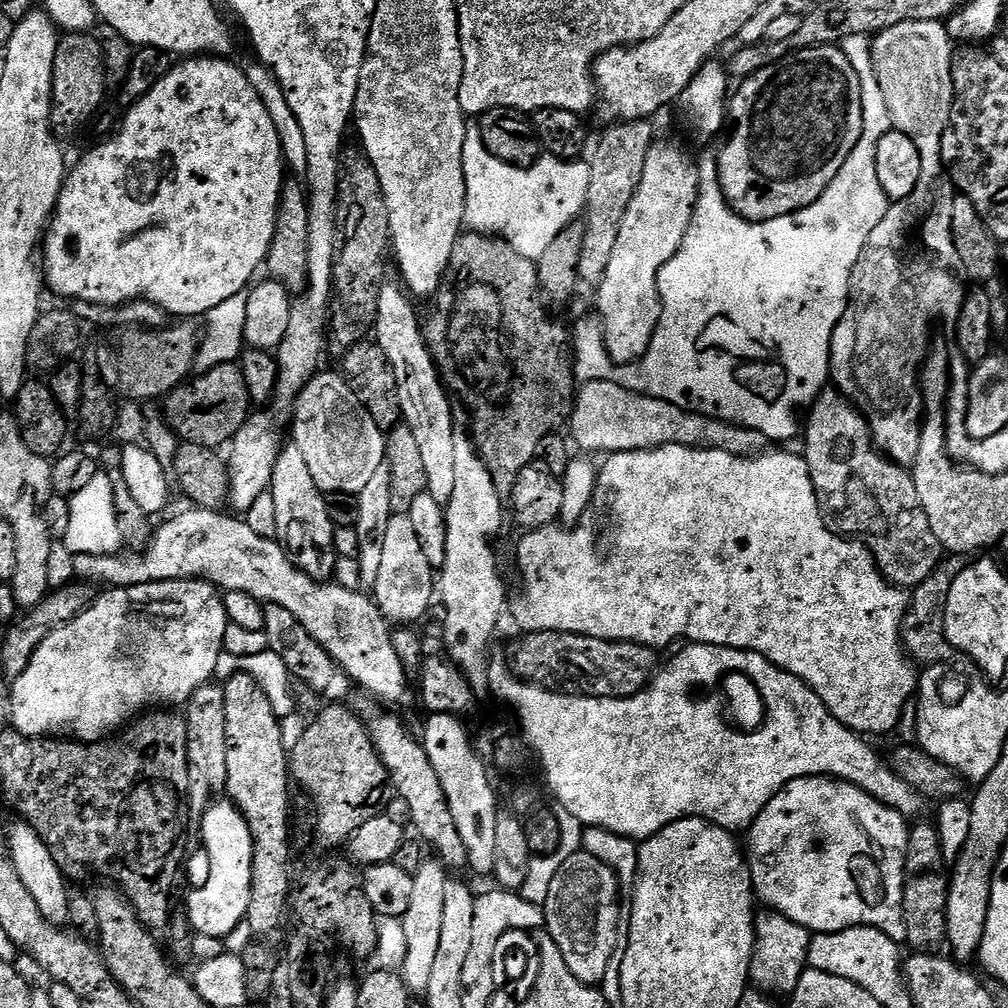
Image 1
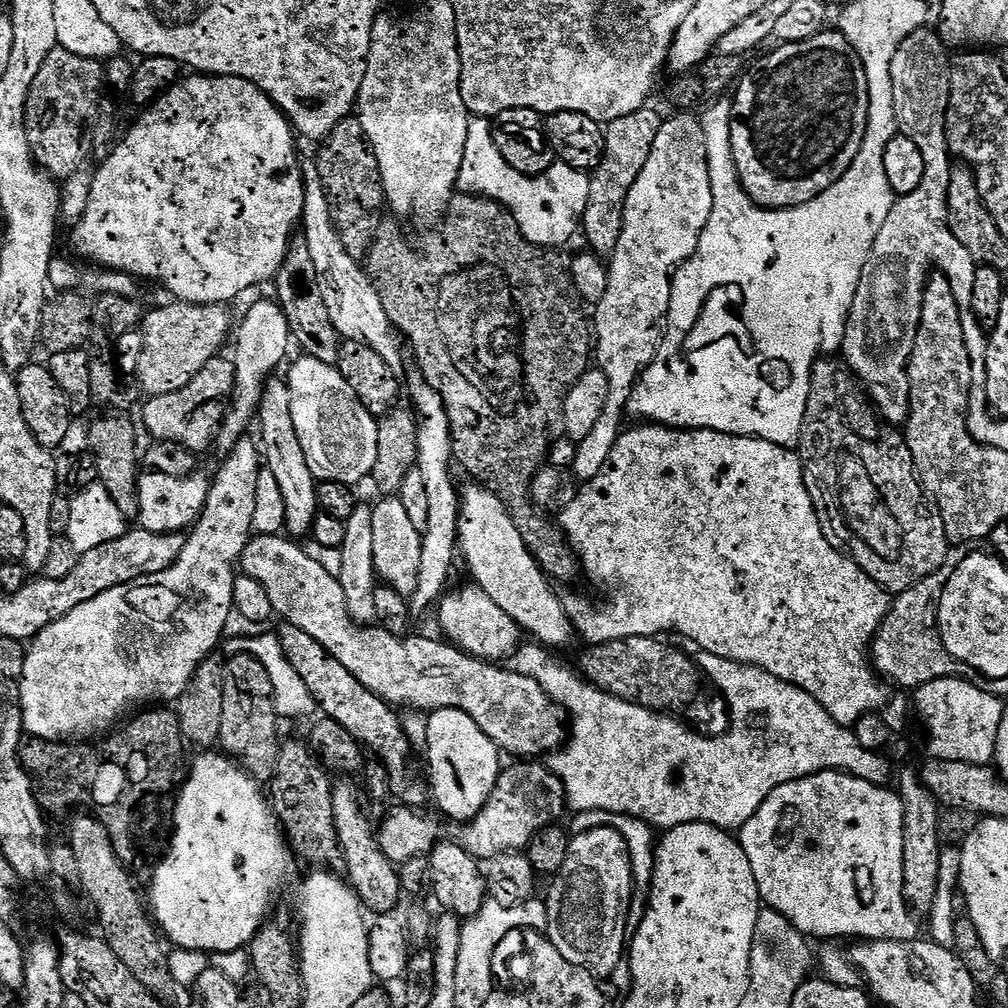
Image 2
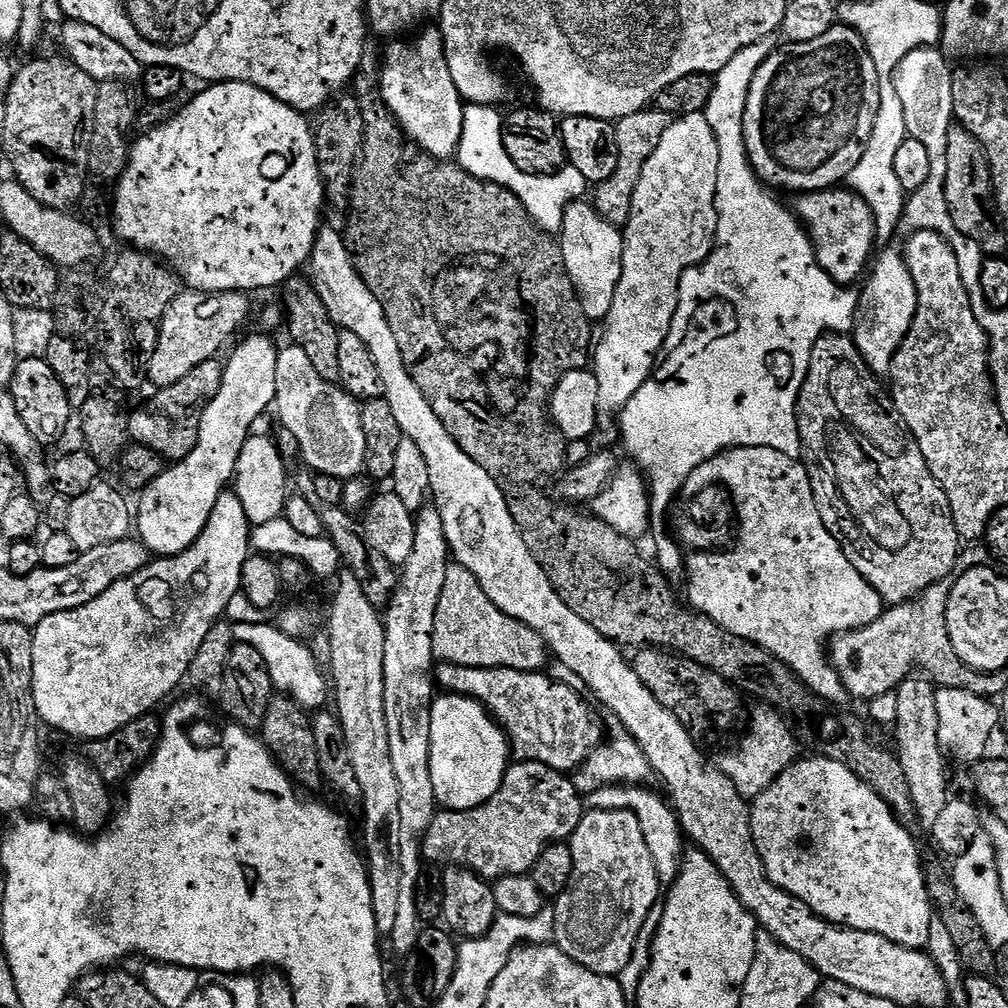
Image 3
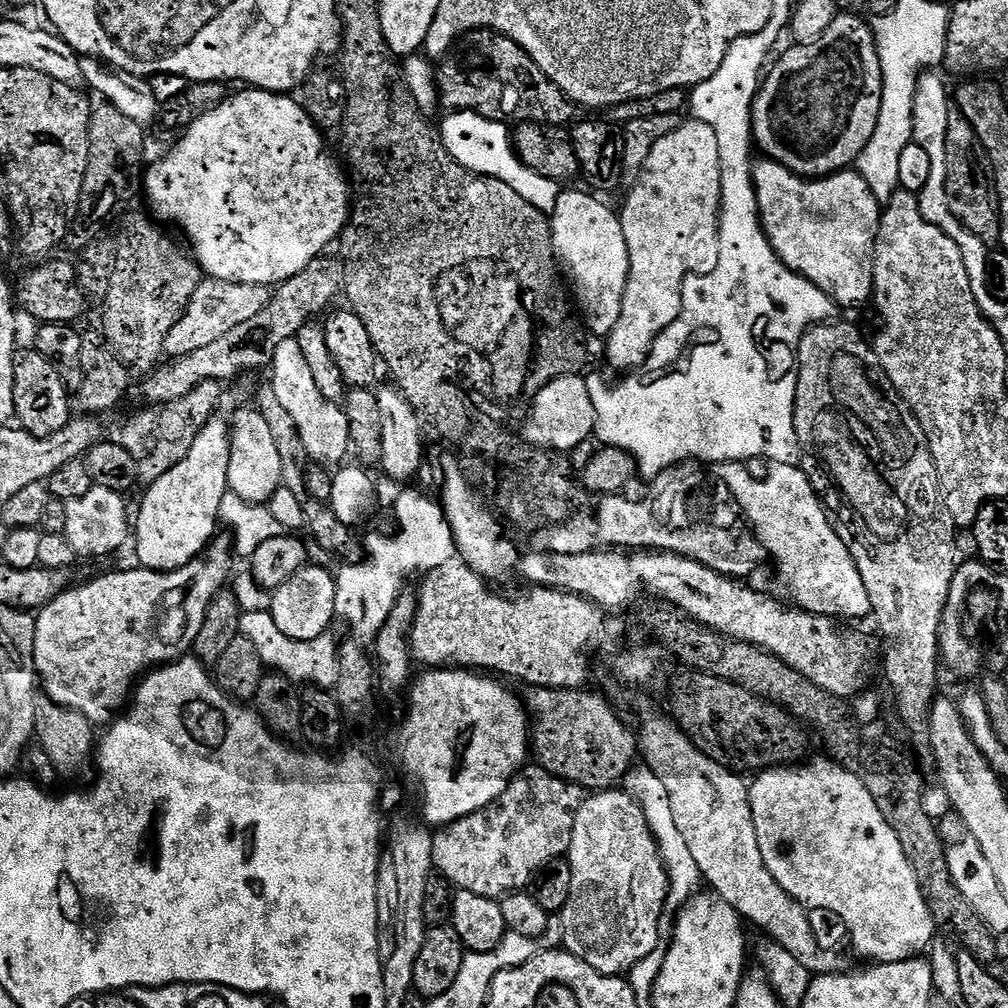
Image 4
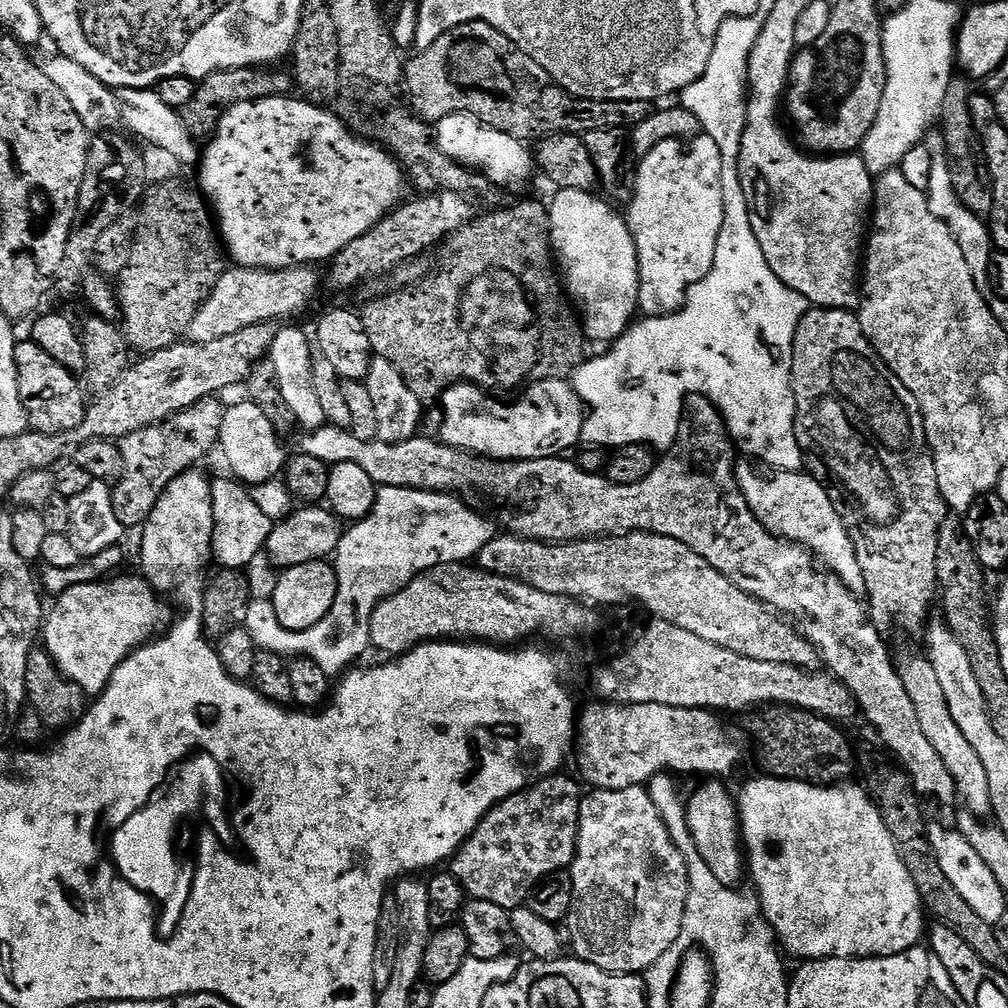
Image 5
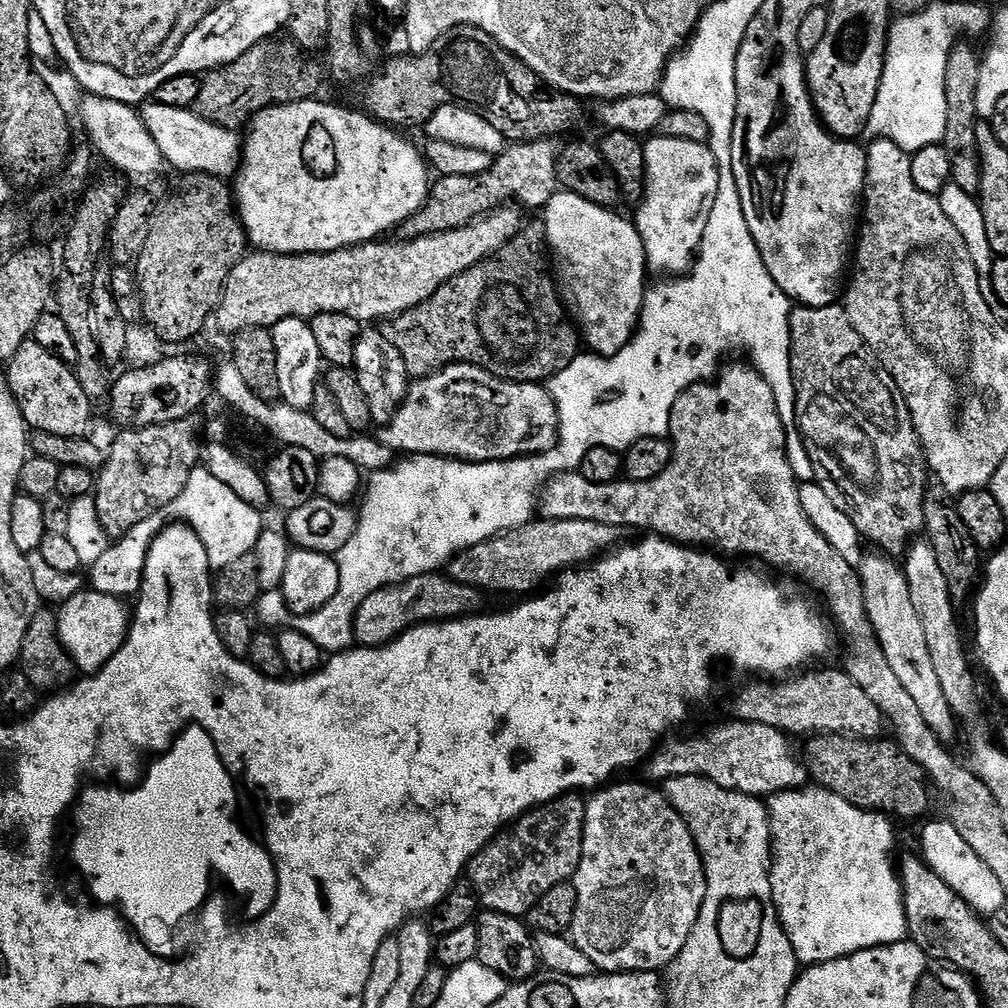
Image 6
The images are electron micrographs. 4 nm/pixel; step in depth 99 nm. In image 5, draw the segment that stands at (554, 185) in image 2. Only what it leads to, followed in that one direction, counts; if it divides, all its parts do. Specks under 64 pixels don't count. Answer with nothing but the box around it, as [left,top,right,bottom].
[434,112,534,184]

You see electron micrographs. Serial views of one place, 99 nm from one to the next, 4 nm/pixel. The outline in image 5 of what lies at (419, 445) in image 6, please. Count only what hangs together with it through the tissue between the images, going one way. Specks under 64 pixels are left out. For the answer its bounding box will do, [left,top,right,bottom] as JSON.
[435,379,586,460]

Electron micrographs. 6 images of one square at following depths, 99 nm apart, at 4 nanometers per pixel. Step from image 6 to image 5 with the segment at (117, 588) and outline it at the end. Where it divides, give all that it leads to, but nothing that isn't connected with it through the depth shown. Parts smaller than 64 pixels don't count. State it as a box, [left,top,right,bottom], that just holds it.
[212,477,273,569]

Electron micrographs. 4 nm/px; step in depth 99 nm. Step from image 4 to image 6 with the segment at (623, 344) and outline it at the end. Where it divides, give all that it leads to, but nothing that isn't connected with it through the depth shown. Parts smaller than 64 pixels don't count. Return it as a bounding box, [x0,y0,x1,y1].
[634,134,720,278]

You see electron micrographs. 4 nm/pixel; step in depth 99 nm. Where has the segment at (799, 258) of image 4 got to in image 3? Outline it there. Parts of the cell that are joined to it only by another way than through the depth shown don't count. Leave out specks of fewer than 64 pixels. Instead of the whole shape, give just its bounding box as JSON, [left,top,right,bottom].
[795,186,877,286]

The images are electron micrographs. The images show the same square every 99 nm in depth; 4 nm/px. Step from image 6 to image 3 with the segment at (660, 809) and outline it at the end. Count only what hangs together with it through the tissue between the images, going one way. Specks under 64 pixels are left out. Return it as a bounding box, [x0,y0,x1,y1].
[554,806,662,977]

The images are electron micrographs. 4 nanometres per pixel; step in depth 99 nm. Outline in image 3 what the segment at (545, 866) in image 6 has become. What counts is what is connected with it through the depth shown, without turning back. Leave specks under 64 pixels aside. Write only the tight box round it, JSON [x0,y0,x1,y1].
[422,760,586,882]

